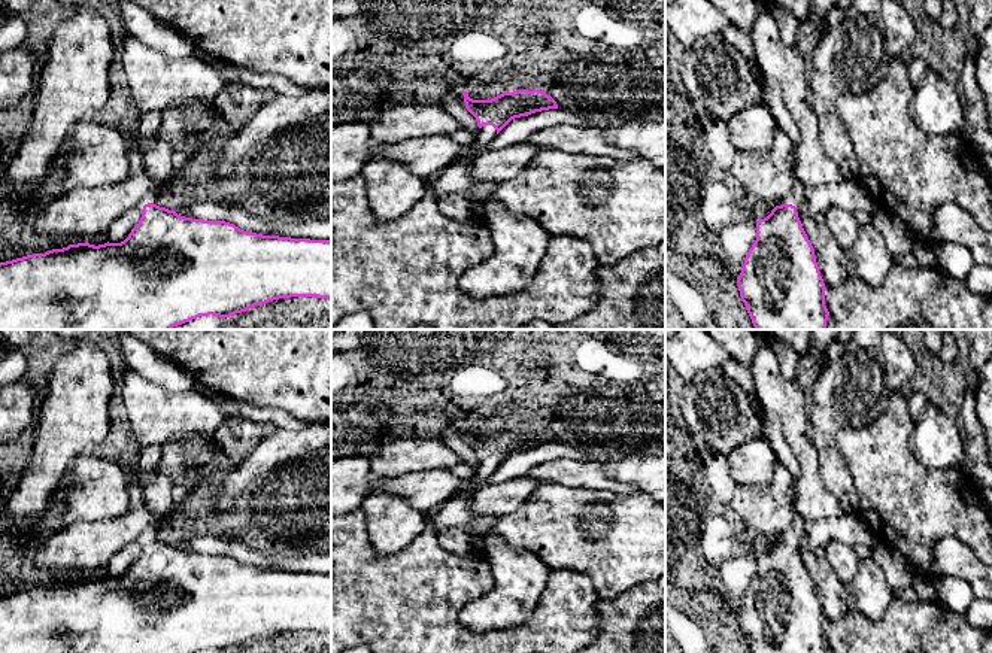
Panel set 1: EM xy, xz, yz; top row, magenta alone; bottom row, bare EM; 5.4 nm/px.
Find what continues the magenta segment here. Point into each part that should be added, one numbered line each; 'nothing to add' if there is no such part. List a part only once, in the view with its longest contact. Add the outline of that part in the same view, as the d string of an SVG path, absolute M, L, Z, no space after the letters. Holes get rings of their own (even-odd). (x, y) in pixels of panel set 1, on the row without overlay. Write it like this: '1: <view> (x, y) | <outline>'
1: xz (455, 513) | M485 459L479 462L479 471L474 477L476 483L468 490L453 495L449 498L443 508L436 514L431 520L439 534L440 529L445 528L458 528L467 534L477 535L473 529L473 523L480 517L474 514L468 504L474 495L474 492L480 488L480 485L489 479L497 470L497 464L492 459Z

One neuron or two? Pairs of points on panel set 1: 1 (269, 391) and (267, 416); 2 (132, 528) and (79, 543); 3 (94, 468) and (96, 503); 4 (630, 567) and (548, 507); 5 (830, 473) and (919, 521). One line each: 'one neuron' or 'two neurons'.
1: two neurons
2: one neuron
3: one neuron
4: one neuron
5: two neurons

